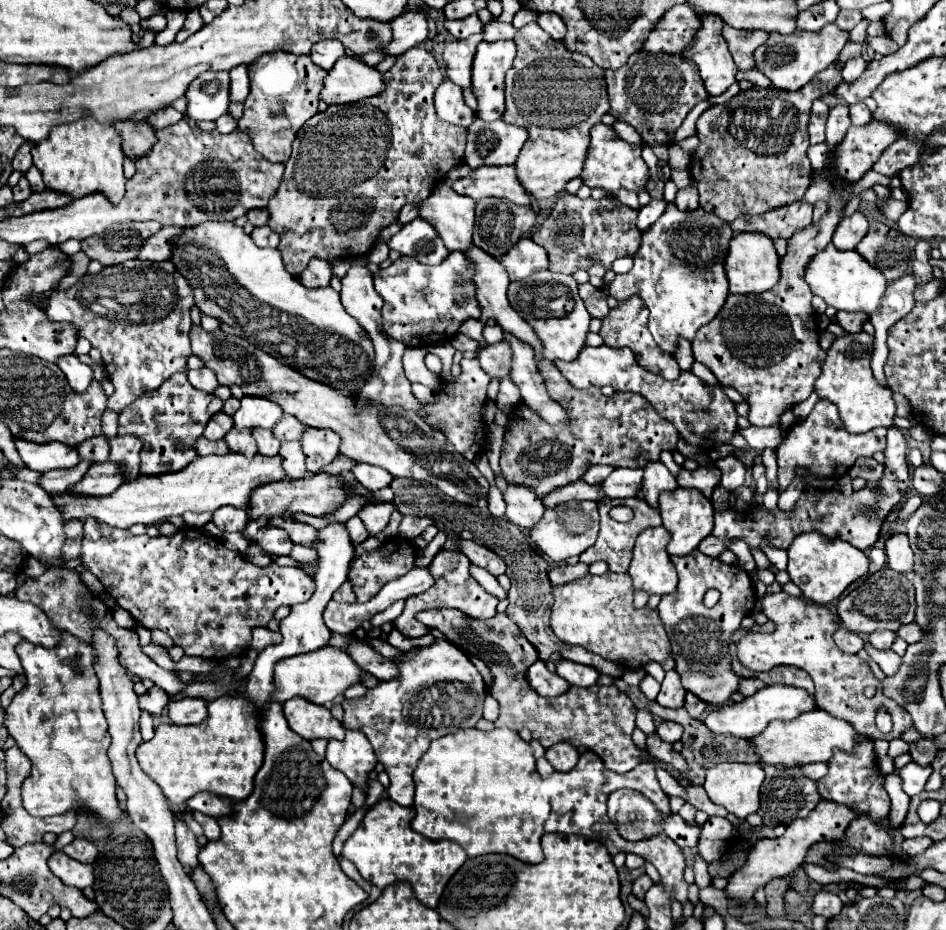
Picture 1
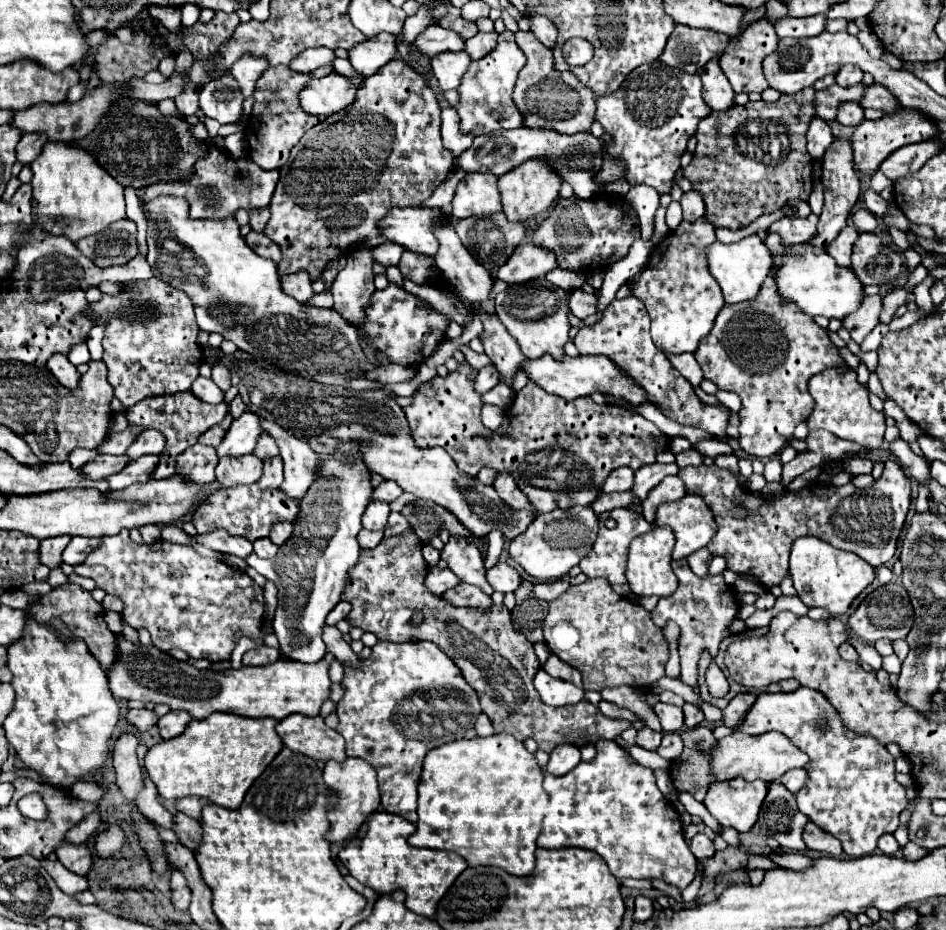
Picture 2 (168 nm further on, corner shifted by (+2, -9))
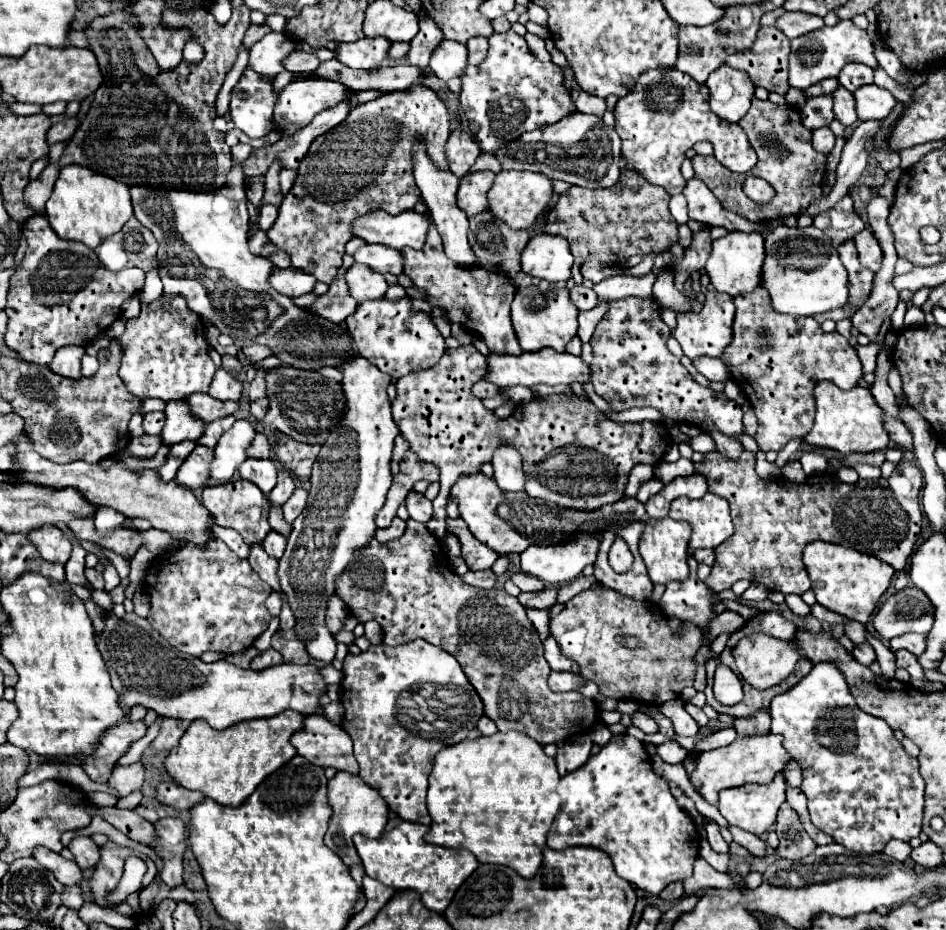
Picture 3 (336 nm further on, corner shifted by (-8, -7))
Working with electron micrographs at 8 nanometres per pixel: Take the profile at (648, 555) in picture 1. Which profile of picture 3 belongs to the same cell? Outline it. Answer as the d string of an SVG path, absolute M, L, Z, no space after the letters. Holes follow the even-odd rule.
M670 517L646 521L646 529L640 537L640 555L648 569L648 577L654 585L666 585L670 581L688 579L688 565L686 565L688 541L690 541L690 525L686 521L674 521Z

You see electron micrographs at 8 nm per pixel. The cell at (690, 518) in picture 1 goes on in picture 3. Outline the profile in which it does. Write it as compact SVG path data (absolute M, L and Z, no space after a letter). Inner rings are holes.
M708 493L702 499L696 499L696 501L686 499L686 497L676 499L670 507L670 517L672 519L684 519L684 521L690 523L690 527L692 527L690 549L692 551L704 549L704 547L714 549L732 535L732 519L730 519L730 511L728 511L728 501L724 497L714 495L714 493Z

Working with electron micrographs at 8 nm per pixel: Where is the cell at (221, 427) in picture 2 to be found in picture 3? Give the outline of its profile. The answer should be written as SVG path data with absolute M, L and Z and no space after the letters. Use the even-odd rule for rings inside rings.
M234 415L224 417L224 419L218 419L218 421L212 421L212 423L206 427L204 435L198 439L198 443L200 443L200 445L206 445L206 447L210 447L210 449L214 449L216 443L218 443L218 439L220 439L220 435L222 435L226 429L230 429L230 427L234 425L234 421L236 421Z

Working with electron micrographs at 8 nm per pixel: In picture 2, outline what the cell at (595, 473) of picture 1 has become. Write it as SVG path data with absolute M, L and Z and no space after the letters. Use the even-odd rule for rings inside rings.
M618 467L614 473L608 475L602 491L614 493L614 491L628 491L630 485L634 485L634 471L630 467Z

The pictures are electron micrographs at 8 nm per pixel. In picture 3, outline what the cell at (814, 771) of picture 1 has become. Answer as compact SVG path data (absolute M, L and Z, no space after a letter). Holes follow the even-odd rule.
M796 761L788 763L788 767L784 769L784 777L786 777L786 781L792 787L800 787L800 783L802 783L802 769L800 769L800 765Z

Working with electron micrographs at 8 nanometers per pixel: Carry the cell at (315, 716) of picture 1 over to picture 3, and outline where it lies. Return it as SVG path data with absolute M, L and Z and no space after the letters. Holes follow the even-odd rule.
M308 715L304 727L290 737L298 755L318 767L334 767L336 771L358 773L358 763L352 755L352 739L324 715Z

